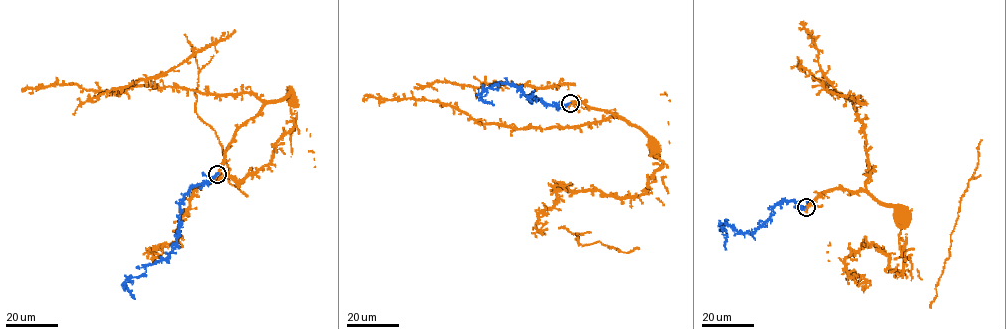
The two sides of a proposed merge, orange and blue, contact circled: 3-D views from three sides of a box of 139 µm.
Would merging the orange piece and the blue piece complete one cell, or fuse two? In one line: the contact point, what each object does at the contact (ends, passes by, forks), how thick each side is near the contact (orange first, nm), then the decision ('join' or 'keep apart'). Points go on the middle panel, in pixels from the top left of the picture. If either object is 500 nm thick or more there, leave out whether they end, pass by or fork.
at (570, 103); 280 nm thick on the orange side, 700 nm on the other; join

